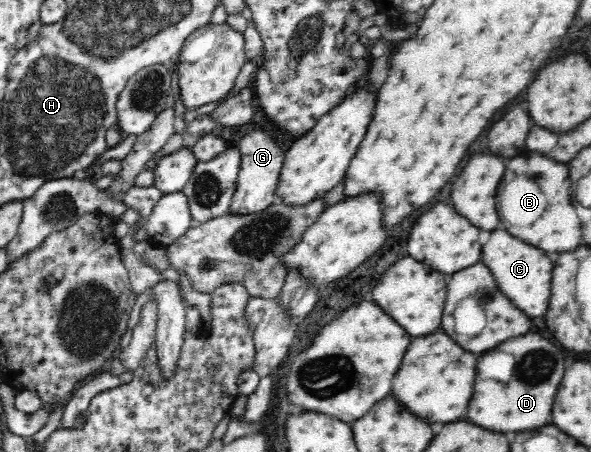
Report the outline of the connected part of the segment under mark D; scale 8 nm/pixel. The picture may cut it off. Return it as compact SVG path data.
M524 334L501 342L495 350L510 352L516 356L516 370L508 382L498 382L490 378L476 378L474 396L468 406L468 420L498 432L520 432L540 428L548 422L558 386L564 376L564 352L556 344L548 342L540 334Z

